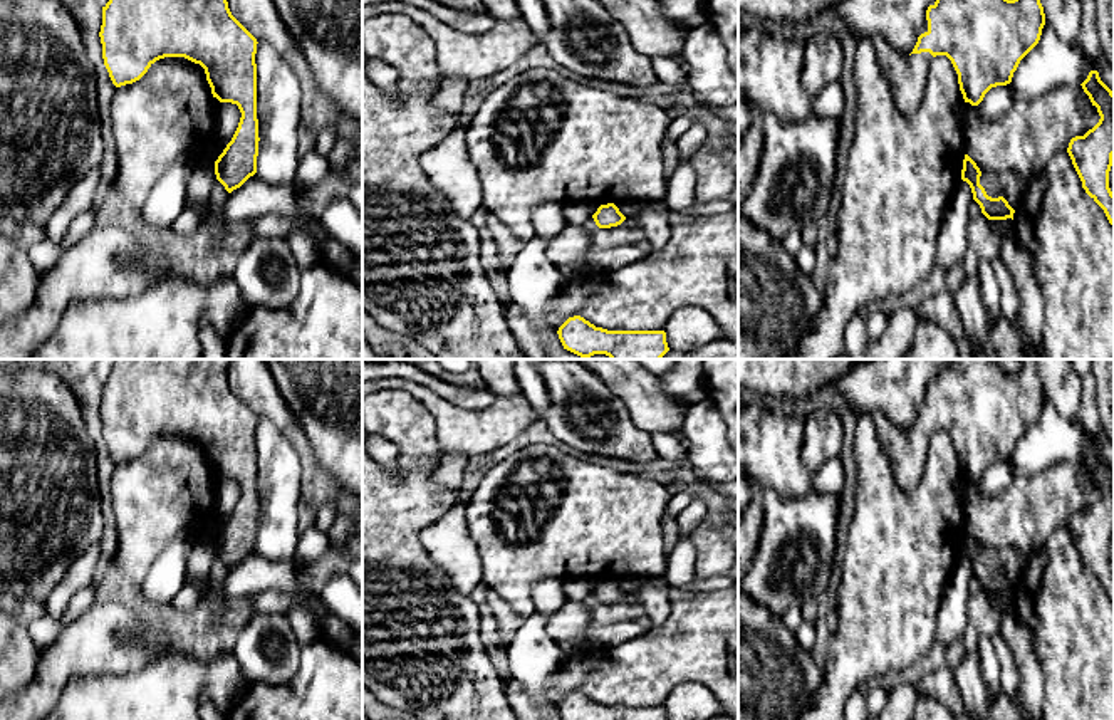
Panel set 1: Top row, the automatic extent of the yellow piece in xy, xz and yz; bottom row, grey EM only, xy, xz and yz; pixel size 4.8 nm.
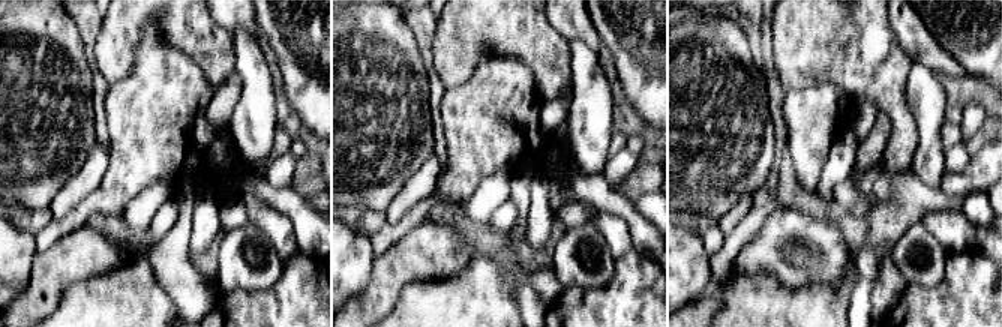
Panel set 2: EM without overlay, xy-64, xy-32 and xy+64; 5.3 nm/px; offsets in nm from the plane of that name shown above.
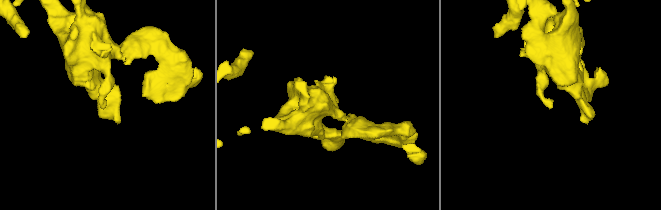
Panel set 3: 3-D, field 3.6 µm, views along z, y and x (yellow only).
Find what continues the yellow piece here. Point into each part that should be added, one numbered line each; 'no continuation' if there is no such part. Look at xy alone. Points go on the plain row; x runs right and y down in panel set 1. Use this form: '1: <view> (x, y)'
1: xy (255, 573)

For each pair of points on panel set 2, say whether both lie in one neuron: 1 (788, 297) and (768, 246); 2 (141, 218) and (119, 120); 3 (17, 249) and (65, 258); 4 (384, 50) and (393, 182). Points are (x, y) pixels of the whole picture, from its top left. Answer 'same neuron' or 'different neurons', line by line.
1: different neurons
2: different neurons
3: different neurons
4: same neuron

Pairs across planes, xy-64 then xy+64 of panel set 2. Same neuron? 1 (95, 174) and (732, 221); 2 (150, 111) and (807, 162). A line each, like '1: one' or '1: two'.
1: one
2: one

